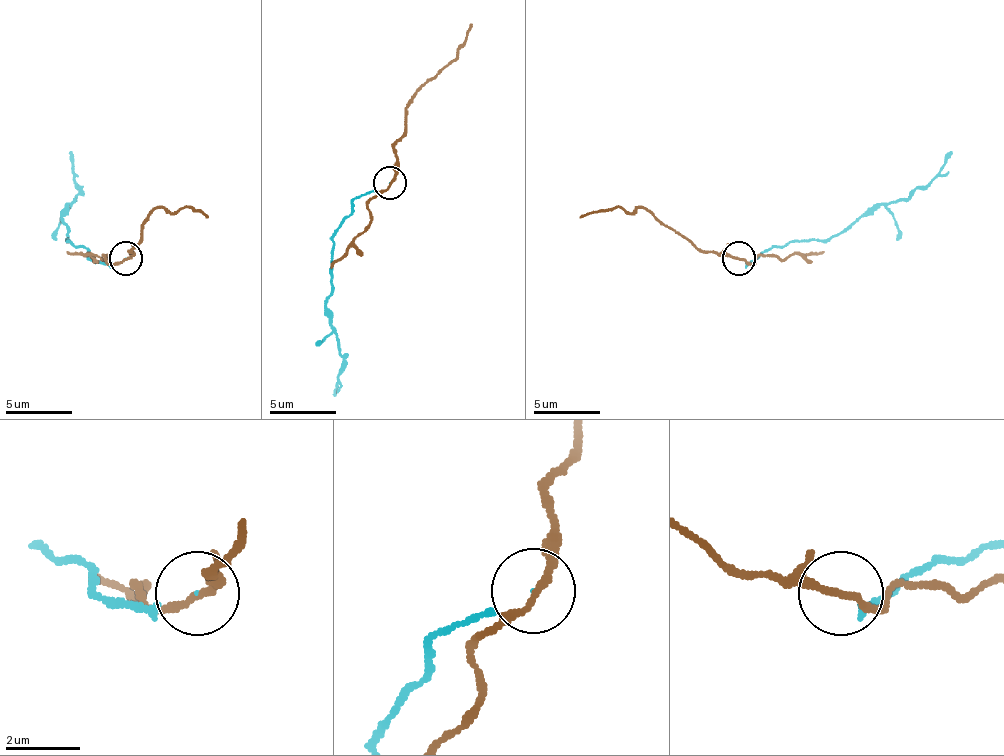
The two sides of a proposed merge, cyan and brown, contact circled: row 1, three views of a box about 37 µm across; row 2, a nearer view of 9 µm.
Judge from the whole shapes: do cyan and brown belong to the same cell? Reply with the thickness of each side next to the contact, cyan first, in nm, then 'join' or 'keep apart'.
calibres 20 and 170 nm; keep apart

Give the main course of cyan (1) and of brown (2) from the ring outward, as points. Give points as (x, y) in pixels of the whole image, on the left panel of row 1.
1: (126, 259), (96, 262), (69, 239), (62, 215), (76, 199), (79, 185), (69, 152)
2: (126, 259), (143, 222), (156, 209), (193, 209), (207, 219)

